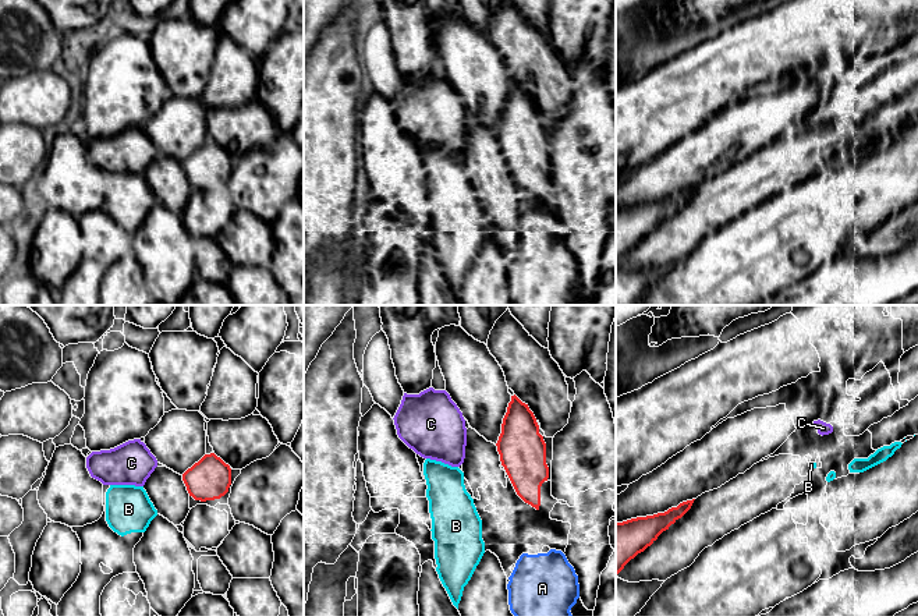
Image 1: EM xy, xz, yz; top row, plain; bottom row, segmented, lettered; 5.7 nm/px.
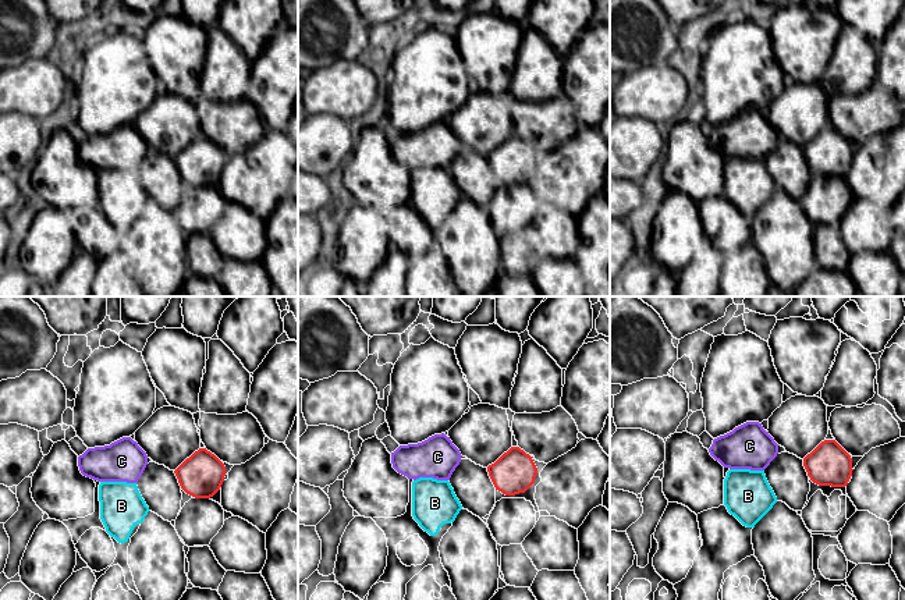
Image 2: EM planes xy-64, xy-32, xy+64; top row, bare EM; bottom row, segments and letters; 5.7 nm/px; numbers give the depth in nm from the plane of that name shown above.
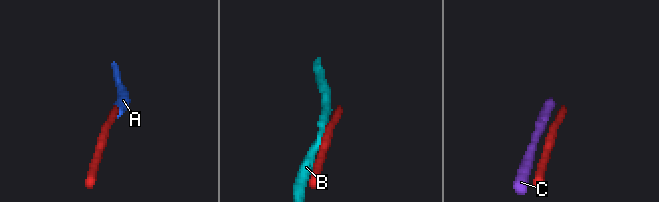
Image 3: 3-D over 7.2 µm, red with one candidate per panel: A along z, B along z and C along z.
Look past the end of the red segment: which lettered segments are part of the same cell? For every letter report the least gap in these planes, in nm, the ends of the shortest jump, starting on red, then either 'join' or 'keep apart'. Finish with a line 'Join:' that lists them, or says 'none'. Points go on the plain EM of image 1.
A: gap 240 nm; span xz (538, 197), (550, 237); keep apart
B: gap 220 nm; span xy (190, 183), (156, 198); keep apart
C: gap 160 nm; span xy (183, 162), (156, 154); keep apart
Join: none

